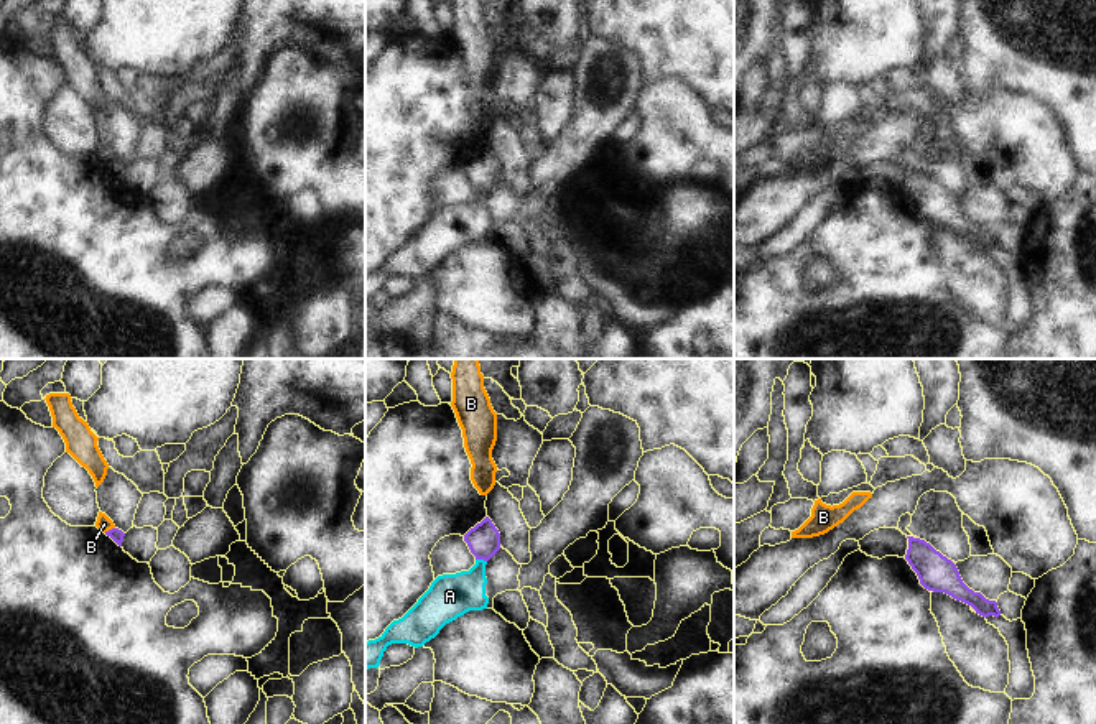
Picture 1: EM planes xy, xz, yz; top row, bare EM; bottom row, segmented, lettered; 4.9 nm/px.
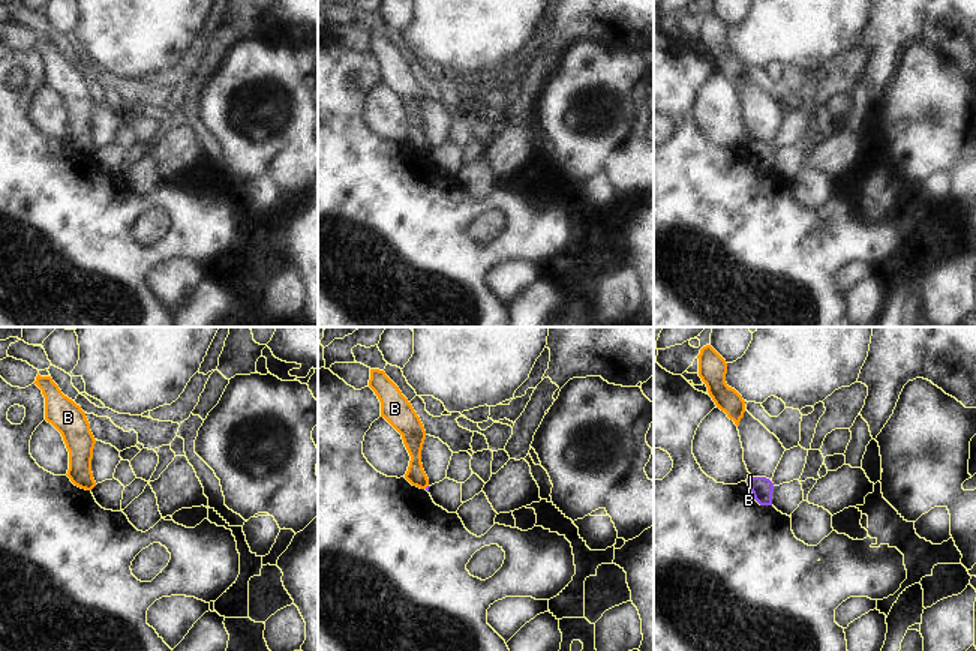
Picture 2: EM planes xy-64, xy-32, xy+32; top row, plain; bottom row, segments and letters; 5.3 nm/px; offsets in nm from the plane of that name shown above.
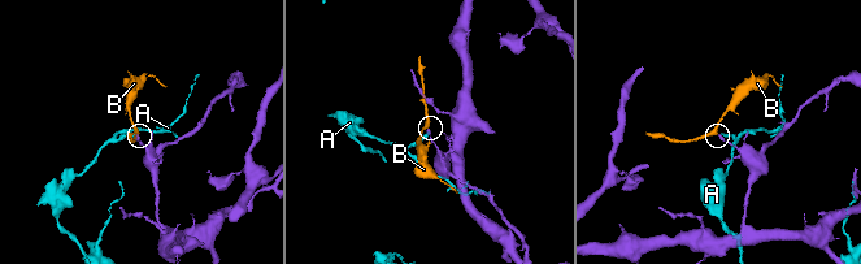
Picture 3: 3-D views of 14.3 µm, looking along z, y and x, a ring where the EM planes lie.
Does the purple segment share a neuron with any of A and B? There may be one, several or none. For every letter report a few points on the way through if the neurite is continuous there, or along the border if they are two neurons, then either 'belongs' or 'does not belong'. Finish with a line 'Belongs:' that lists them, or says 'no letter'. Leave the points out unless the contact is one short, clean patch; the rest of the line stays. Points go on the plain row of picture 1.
A: along xz (476, 190), (486, 193) | does not belong
B: along xy (114, 158), (104, 163) | does not belong
Belongs: no letter

